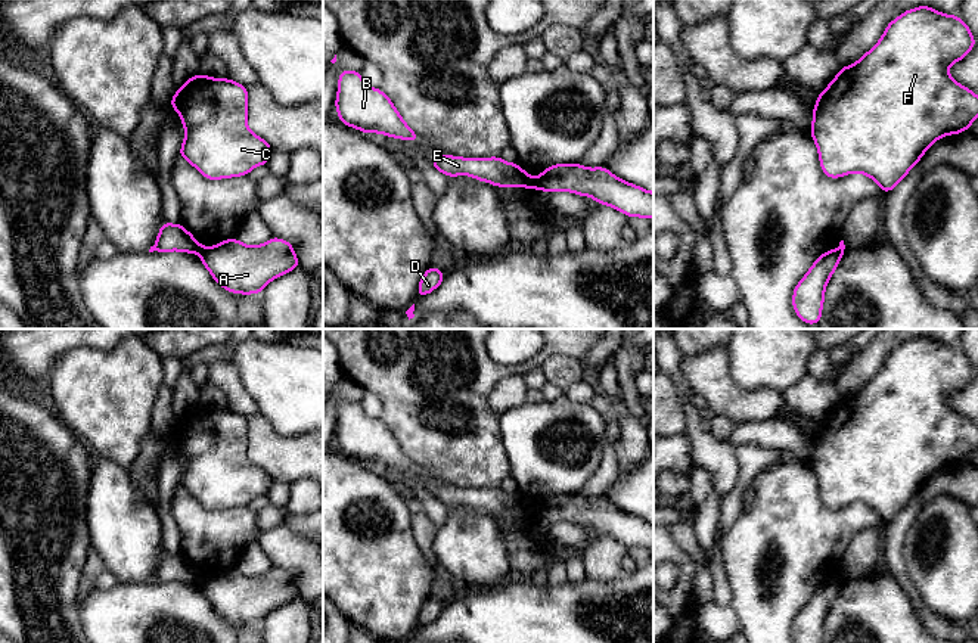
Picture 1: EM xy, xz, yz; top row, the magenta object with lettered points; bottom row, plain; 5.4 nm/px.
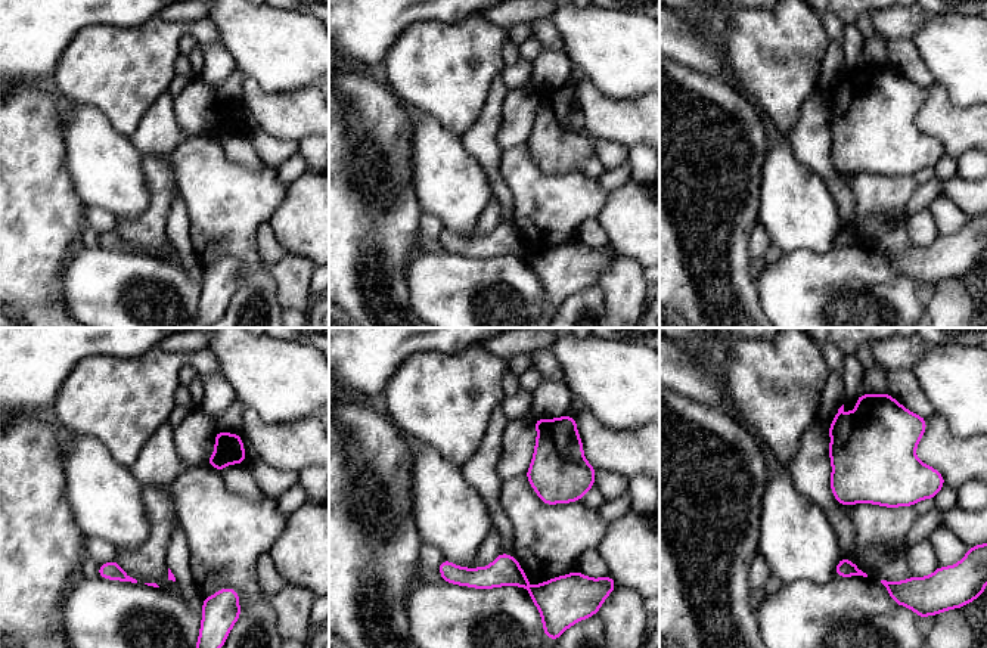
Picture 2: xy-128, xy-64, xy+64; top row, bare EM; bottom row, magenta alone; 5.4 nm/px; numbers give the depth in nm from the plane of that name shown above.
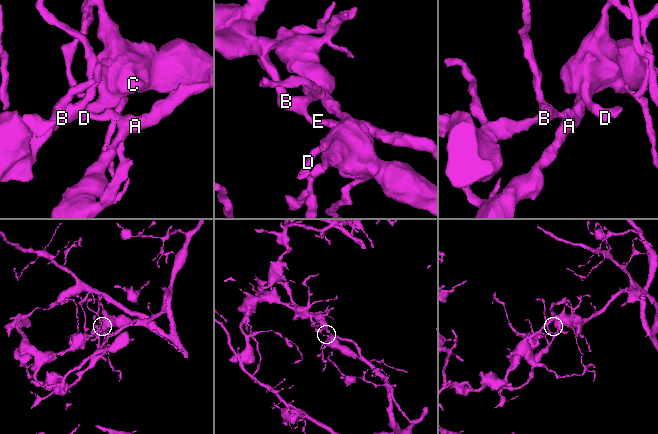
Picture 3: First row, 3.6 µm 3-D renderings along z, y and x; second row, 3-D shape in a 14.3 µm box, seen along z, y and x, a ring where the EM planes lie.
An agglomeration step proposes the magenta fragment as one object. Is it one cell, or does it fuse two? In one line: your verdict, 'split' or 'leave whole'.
split

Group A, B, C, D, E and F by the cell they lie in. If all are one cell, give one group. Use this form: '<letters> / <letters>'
A C D F / B E

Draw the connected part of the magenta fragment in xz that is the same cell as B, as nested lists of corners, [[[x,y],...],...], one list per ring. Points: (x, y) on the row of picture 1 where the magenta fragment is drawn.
[[[360,71],[339,72],[335,109],[342,124],[363,133],[419,142],[419,134],[404,122],[391,99],[381,88],[369,87]]]

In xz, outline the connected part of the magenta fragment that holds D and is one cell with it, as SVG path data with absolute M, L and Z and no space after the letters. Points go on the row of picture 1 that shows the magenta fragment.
M429 267L420 282L419 282L419 286L417 286L417 298L420 296L425 296L428 293L431 293L434 289L437 289L443 280L444 280L445 274L437 268L437 267Z

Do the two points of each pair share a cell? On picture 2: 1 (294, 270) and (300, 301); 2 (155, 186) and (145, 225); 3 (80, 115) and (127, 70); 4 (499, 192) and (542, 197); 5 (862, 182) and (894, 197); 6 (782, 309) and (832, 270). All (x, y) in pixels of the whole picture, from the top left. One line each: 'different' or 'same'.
1: same
2: same
3: different
4: different
5: same
6: same

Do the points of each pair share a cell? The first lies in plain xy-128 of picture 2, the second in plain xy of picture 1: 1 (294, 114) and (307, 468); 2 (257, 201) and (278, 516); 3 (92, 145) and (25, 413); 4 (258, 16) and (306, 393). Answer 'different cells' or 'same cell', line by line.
1: same cell
2: different cells
3: different cells
4: same cell

